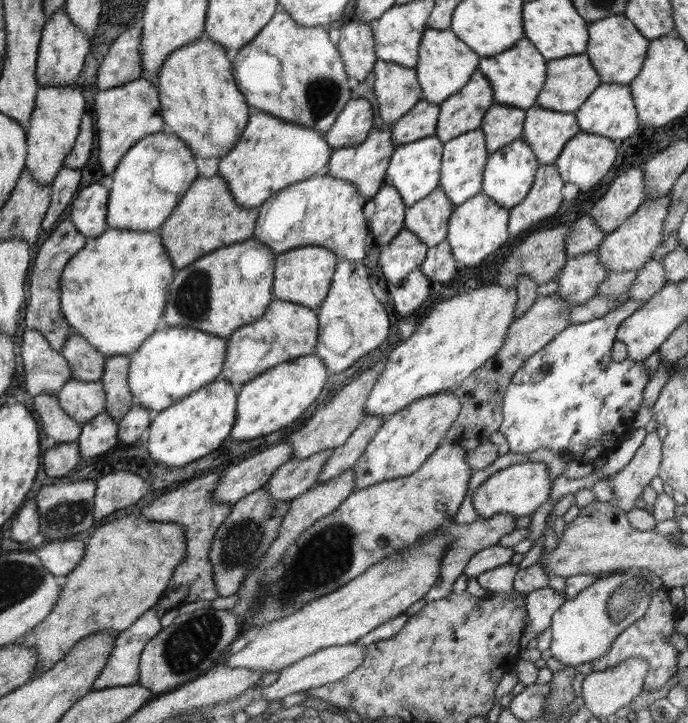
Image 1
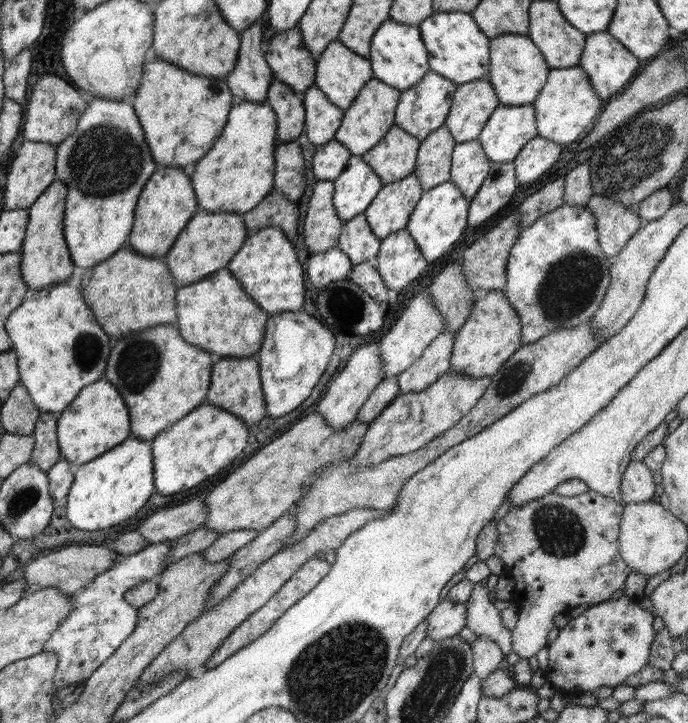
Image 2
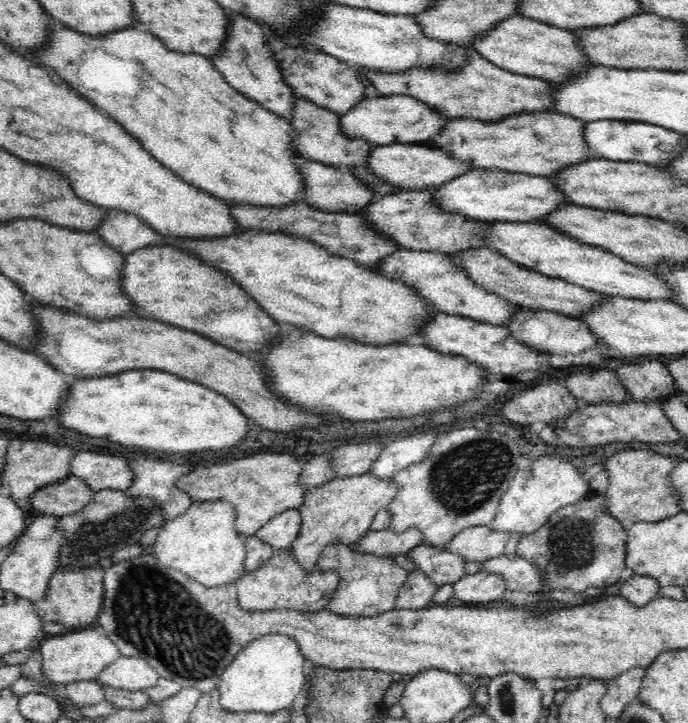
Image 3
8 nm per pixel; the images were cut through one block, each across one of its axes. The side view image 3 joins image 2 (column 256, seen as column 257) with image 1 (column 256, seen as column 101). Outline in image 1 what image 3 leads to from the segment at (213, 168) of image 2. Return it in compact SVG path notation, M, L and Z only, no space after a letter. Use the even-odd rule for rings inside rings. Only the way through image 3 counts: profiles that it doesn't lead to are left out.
M278 10L270 22L243 48L246 56L244 60L241 49L231 56L236 85L250 106L266 114L324 134L332 128L346 103L353 98L344 61L323 26L300 26L290 14ZM254 48L258 52L276 56L280 62L280 74L270 74L270 64L264 64L262 58L248 60L248 50L254 52Z

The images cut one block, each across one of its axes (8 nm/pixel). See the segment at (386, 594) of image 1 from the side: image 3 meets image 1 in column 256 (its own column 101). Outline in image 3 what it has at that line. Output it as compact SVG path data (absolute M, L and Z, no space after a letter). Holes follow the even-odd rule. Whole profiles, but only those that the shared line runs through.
M93 626L76 629L63 635L45 636L40 642L43 656L42 673L50 683L63 689L68 683L76 681L94 681L109 664L121 657L118 647L106 634Z

